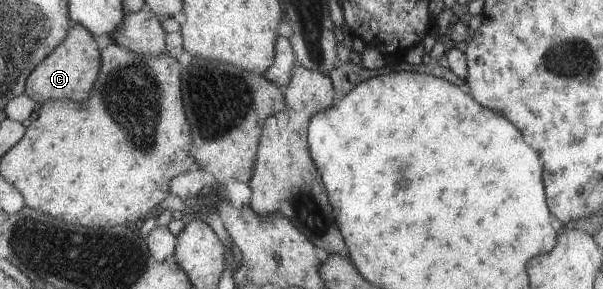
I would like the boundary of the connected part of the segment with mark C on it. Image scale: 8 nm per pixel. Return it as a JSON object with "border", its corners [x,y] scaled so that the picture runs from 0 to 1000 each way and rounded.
{"border":[[[121,80],[109,135],[48,260],[41,322],[70,360],[80,346],[146,349],[167,256],[169,166],[139,87]]]}

